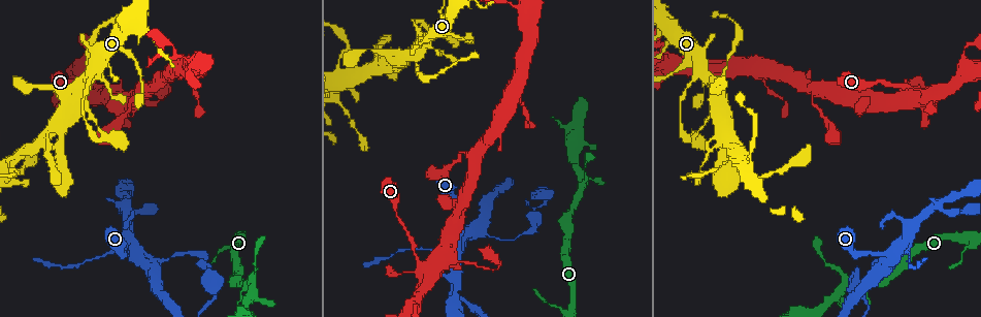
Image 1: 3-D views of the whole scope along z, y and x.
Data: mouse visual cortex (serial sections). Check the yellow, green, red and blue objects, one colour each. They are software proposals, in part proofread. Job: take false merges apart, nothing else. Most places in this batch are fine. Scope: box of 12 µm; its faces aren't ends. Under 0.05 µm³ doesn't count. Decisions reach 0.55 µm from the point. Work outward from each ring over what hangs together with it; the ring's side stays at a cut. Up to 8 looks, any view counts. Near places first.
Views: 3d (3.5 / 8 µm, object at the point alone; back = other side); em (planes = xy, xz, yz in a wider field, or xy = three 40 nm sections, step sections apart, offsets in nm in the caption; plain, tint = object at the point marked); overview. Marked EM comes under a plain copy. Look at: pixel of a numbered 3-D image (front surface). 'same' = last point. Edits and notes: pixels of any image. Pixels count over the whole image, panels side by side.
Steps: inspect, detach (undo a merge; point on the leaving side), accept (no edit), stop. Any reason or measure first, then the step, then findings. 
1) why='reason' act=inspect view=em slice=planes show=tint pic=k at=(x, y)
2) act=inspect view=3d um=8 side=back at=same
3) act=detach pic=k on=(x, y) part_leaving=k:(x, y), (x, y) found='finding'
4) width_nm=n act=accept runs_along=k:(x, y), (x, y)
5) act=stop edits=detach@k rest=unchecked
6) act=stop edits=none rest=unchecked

why='thin arm on a thick one' act=inspect view=3d um=3.5 pic=1 at=(421, 267)

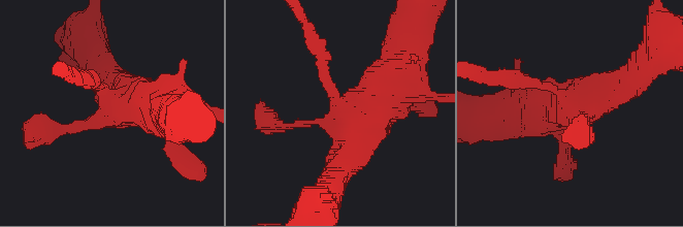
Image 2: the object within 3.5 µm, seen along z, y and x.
act=inspect view=em slice=xy step=5 show=tint pic=2 at=(344, 104)

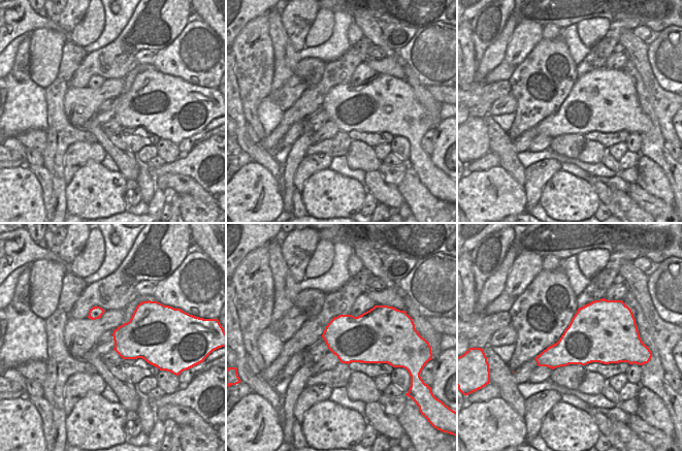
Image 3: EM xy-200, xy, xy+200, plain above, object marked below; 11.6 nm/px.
act=accept runs_along=2:(90, 82), (118, 106), (172, 109) found='continuous, no second cell'

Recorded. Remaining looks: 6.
why='four arms meet' act=inspect view=3d um=8 pic=1 at=(471, 233)

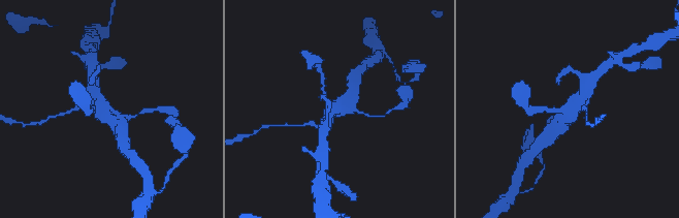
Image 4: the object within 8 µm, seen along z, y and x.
arms=4 arm_widths_nm=150,200,400,500 act=inspect view=em slice=xy step=3 show=tint pic=4 at=(571, 115)

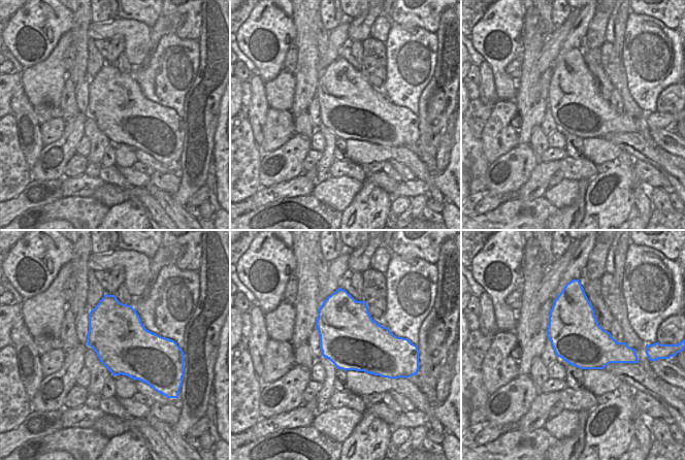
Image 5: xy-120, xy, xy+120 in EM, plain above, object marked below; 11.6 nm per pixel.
width_nm=700 act=accept runs_along=4:(92, 110), (106, 114), (121, 132) found='all the same cell'

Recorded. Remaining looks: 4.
why='thin neck' act=inspect view=3d um=3.5 pic=1 at=(584, 169)

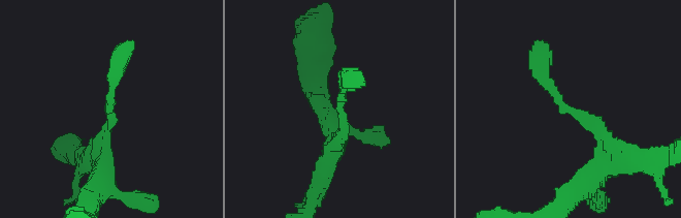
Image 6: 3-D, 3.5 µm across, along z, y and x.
act=inspect view=em slice=xy step=2 show=tint pic=6 at=(571, 113)

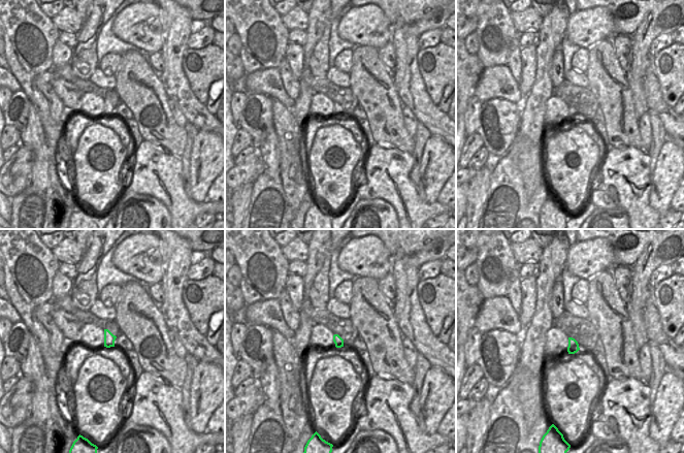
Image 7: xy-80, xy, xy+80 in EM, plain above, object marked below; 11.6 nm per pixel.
width_nm=110 act=accept runs_along=6:(619, 153), (543, 80), (541, 51) found='continuous, no second cell'

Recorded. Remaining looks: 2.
act=stop edits=none rest=unchecked

